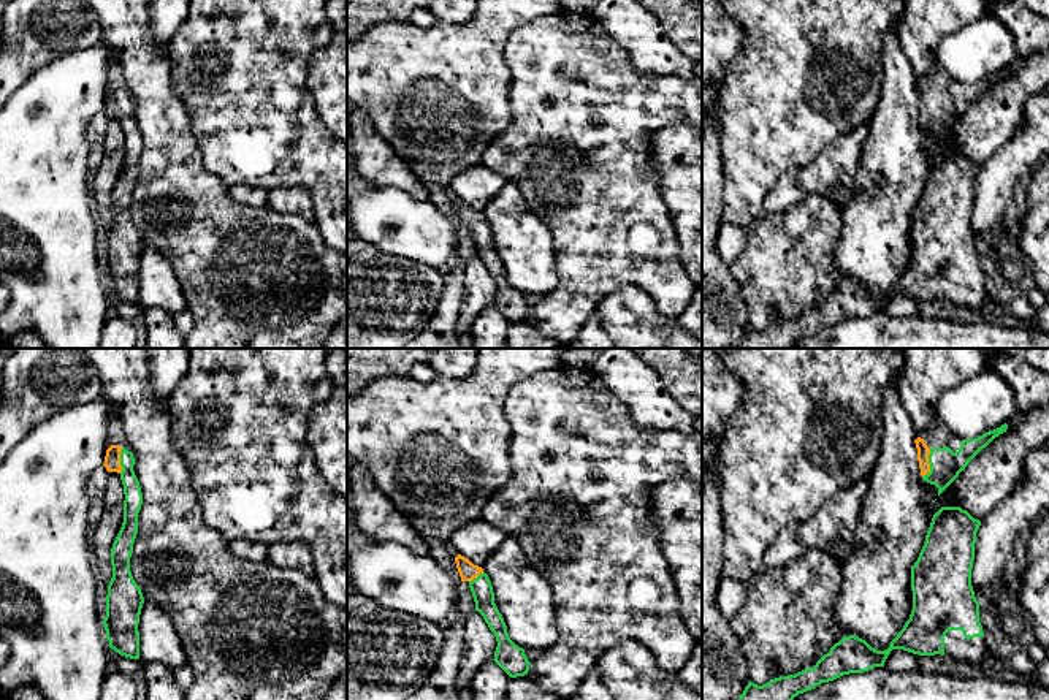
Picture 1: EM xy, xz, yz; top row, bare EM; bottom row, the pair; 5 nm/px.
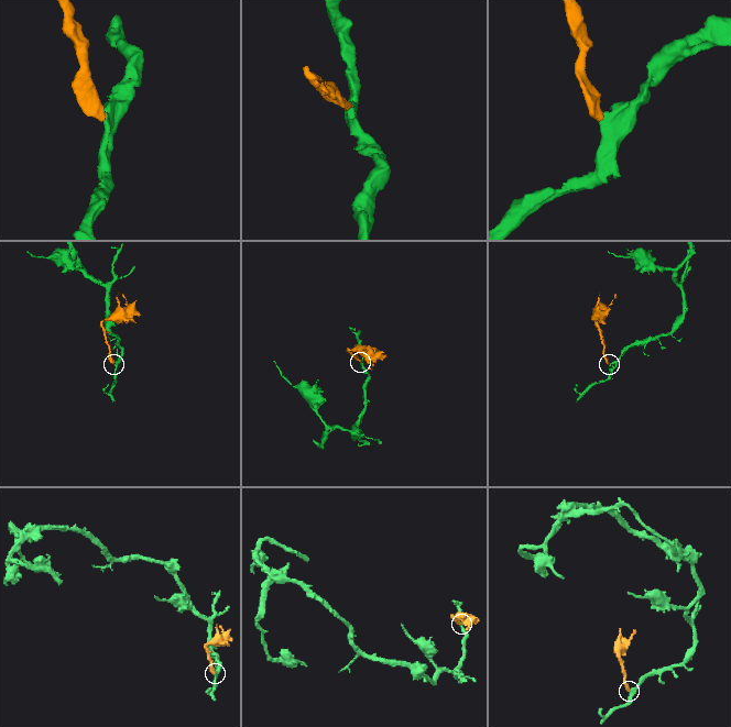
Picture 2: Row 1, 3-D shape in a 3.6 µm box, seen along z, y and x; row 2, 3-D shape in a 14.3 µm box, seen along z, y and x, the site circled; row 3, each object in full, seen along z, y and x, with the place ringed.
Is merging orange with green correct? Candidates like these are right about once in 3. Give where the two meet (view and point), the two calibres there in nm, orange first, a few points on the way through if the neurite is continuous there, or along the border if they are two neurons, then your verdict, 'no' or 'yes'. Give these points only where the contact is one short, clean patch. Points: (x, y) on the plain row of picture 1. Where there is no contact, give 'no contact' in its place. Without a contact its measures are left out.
meets orange in yz at (927, 108); 60 nm thick on the orange side, 160 nm on the other; runs through yz (923, 95), (927, 108), (945, 110); yes

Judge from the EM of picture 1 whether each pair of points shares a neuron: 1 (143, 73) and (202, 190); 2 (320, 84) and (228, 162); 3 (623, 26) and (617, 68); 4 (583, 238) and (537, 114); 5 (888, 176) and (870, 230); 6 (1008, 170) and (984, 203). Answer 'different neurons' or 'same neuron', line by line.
1: same neuron
2: different neurons
3: different neurons
4: same neuron
5: same neuron
6: same neuron

